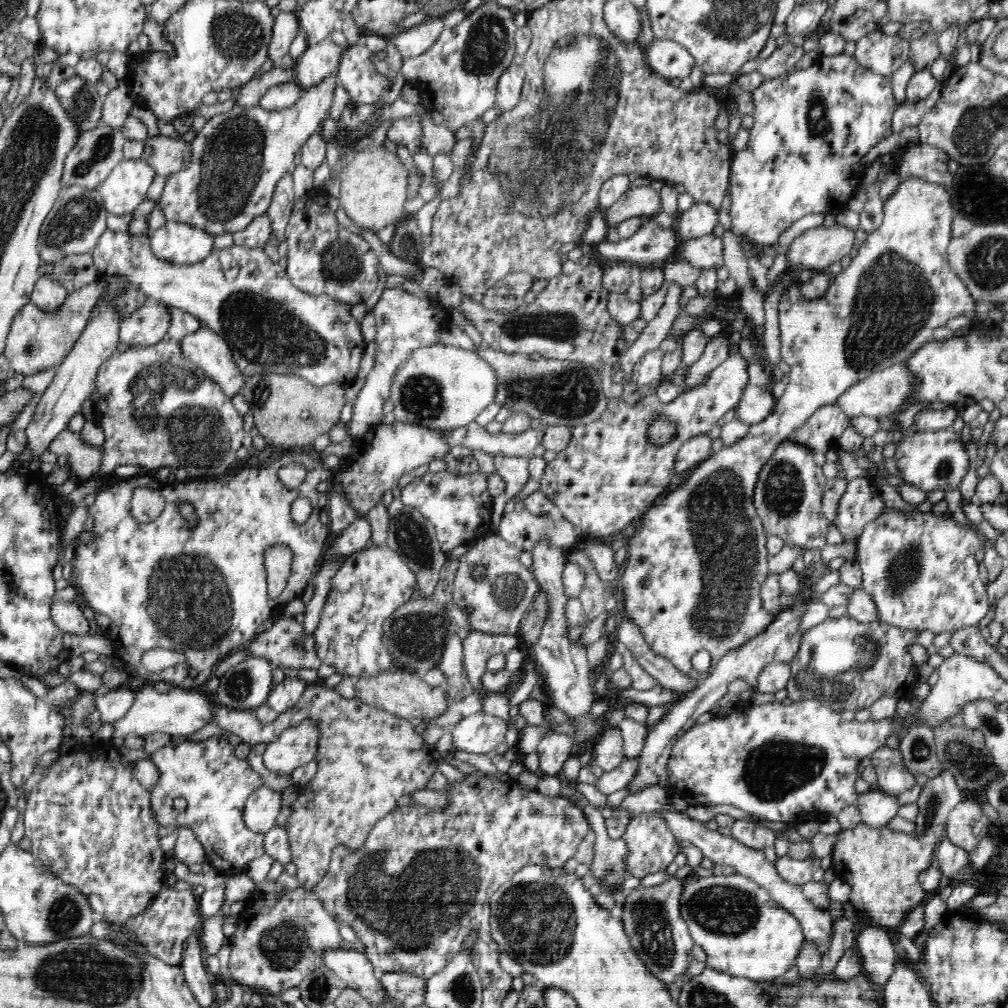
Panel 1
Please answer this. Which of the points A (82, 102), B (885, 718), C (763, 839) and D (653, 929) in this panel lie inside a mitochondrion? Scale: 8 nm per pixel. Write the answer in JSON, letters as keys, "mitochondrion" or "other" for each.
{"A":"mitochondrion","B":"other","C":"other","D":"mitochondrion"}

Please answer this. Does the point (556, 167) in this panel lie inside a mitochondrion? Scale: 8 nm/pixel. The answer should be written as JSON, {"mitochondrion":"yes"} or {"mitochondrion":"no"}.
{"mitochondrion":"yes"}

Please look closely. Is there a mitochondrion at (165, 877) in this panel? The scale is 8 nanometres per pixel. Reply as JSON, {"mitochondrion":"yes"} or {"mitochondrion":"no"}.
{"mitochondrion":"no"}

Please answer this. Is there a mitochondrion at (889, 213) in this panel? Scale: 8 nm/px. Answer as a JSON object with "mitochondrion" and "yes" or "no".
{"mitochondrion":"no"}

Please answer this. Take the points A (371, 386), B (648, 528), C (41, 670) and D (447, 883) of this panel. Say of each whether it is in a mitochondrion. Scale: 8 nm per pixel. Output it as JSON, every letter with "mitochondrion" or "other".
{"A":"other","B":"other","C":"other","D":"mitochondrion"}

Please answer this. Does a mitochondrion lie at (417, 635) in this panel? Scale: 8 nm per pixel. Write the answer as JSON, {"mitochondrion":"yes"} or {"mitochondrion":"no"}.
{"mitochondrion":"yes"}

